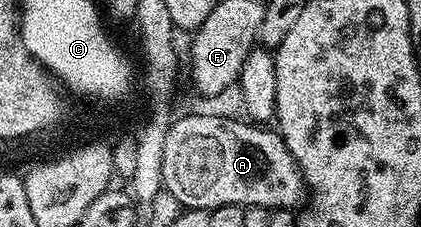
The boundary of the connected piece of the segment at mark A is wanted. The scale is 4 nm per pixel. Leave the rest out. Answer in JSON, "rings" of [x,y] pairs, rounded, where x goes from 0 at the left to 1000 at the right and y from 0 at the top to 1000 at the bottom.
{"rings":[[[442,507],[435,524],[416,520],[397,568],[397,604],[390,617],[385,819],[392,841],[409,850],[418,885],[437,921],[475,921],[477,930],[508,930],[523,903],[561,903],[563,912],[639,912],[644,921],[698,921],[720,890],[729,855],[727,802],[717,793],[713,744],[675,639],[667,595],[658,573],[634,568],[622,551],[606,551],[594,533],[577,533],[572,520],[544,524],[537,507]]]}

